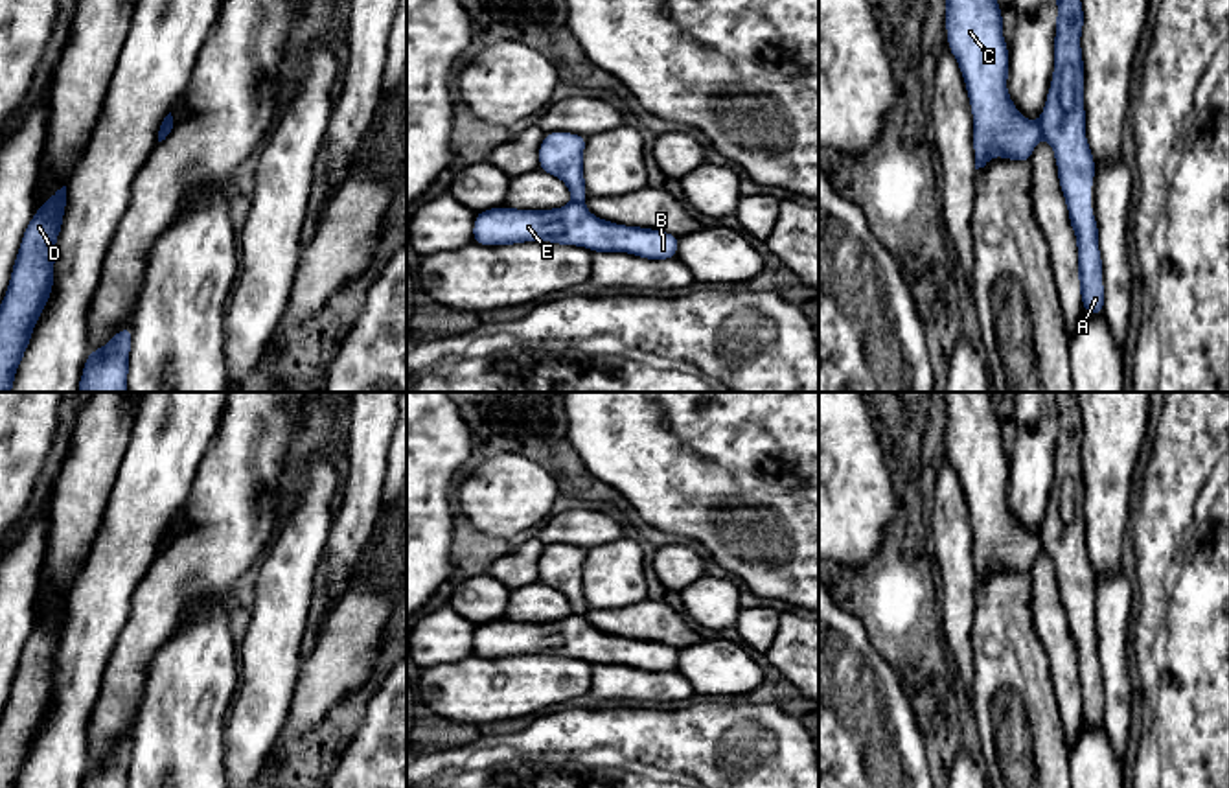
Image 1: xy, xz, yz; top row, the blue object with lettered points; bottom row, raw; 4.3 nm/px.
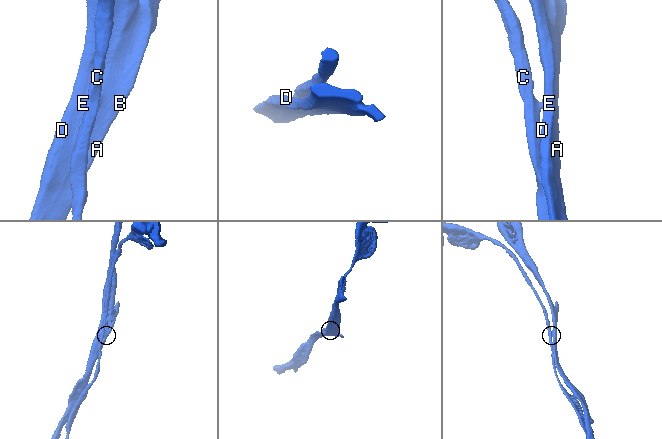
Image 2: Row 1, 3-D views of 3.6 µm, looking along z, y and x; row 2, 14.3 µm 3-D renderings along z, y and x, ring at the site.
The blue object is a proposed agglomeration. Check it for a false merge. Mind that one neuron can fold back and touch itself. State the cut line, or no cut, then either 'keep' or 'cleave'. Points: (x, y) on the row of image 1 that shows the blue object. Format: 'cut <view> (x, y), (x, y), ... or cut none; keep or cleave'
cut xz (573, 199), (582, 203); cleave

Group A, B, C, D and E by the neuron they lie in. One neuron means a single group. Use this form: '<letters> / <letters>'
A B D E / C

